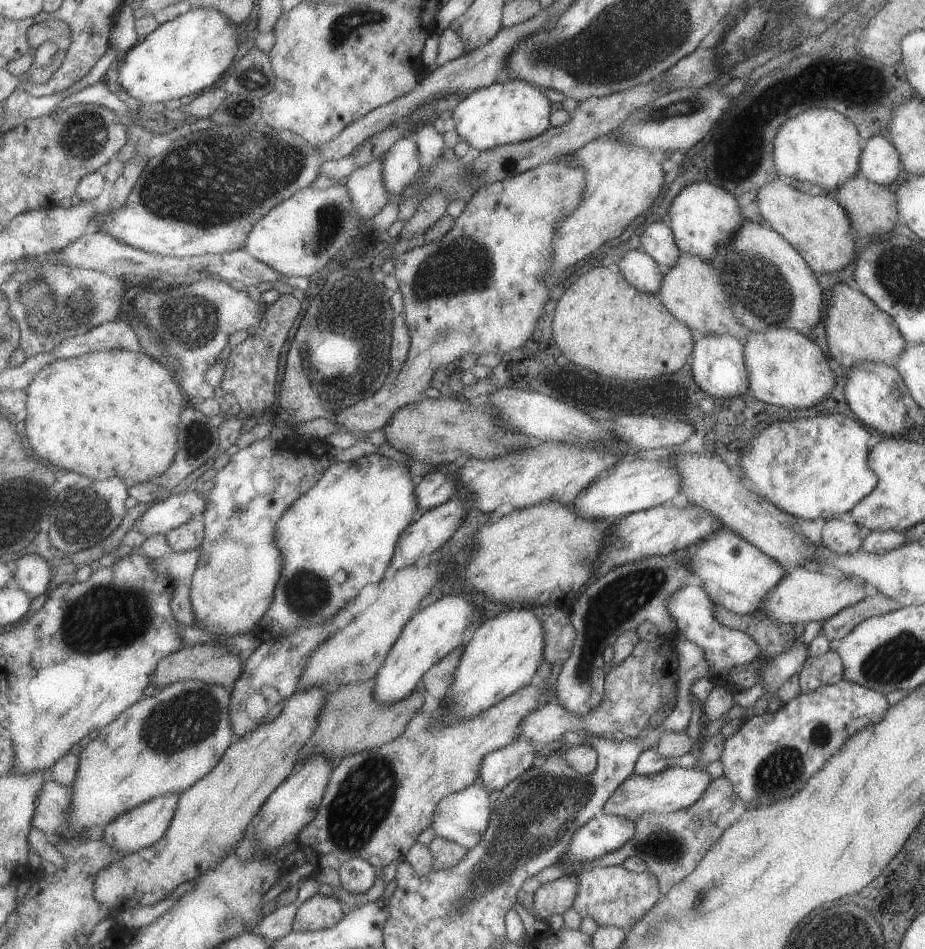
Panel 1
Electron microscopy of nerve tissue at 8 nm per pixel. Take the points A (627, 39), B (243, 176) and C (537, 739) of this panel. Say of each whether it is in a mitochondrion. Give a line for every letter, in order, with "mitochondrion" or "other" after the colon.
A: mitochondrion
B: mitochondrion
C: other

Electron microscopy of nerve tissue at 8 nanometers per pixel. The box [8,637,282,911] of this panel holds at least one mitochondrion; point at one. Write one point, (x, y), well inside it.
(173, 726)

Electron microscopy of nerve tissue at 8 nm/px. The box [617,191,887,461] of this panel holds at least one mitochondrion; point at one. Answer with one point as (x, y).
(760, 286)

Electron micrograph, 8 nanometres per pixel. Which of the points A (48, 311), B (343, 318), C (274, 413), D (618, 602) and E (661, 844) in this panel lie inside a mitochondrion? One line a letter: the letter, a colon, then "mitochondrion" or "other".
A: mitochondrion
B: mitochondrion
C: other
D: mitochondrion
E: mitochondrion

